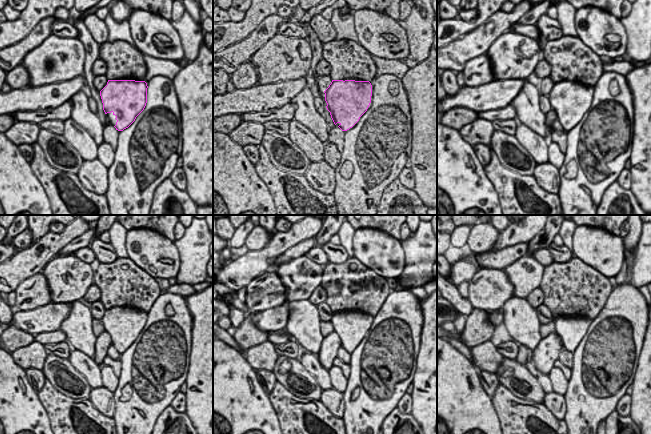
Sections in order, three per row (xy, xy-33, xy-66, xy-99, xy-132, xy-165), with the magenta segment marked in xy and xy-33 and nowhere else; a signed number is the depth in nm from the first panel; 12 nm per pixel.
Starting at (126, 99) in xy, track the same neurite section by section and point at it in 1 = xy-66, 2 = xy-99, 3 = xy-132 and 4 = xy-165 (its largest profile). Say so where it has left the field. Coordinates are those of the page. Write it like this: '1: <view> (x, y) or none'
1: xy-66 (571, 101)
2: xy-99 (118, 339)
3: xy-132 (342, 322)
4: xy-165 (563, 325)

